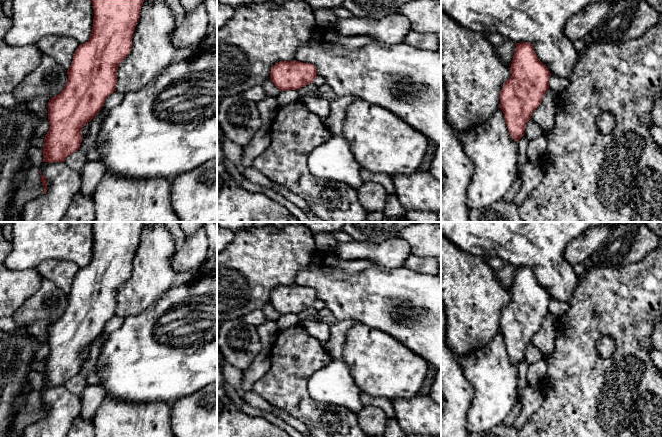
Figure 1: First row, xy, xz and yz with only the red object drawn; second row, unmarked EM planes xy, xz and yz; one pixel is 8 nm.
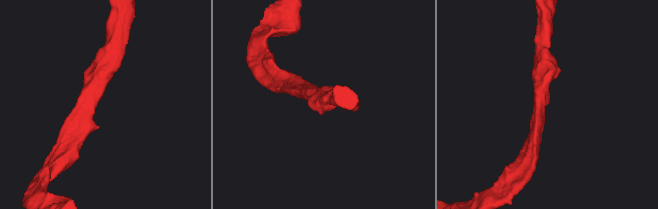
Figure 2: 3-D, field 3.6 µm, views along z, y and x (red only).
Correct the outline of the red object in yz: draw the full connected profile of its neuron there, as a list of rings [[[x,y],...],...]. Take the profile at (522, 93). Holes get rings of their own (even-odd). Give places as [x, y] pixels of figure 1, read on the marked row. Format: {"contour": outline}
{"contour": [[[527,42],[516,44],[510,70],[511,76],[500,91],[500,108],[504,113],[510,136],[518,142],[525,133],[526,123],[531,119],[532,113],[541,104],[549,89],[551,73],[538,59],[533,45]]]}

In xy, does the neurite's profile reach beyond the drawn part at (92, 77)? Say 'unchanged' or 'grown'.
unchanged

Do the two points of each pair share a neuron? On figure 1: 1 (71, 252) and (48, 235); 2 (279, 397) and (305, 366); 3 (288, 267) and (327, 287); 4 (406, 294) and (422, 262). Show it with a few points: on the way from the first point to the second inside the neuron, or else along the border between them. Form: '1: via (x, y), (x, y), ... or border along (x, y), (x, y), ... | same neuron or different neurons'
1: via (65, 246), (54, 235) | same neuron
2: via (285, 389), (285, 386), (297, 374) | same neuron
3: border along (313, 254), (310, 263), (297, 273), (294, 283) | different neurons
4: border along (404, 265), (412, 270), (425, 272), (430, 275) | different neurons

